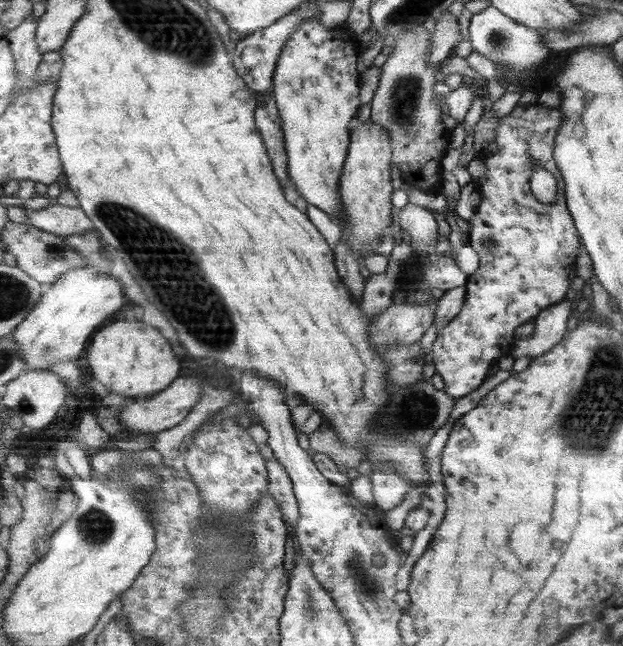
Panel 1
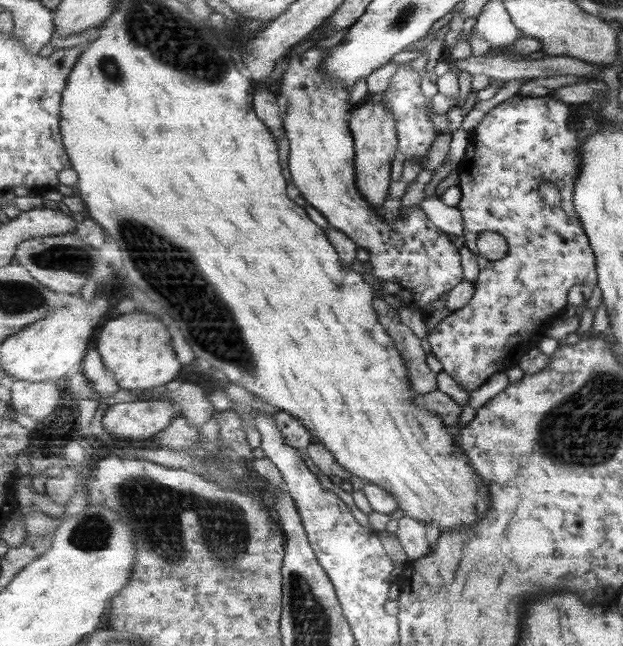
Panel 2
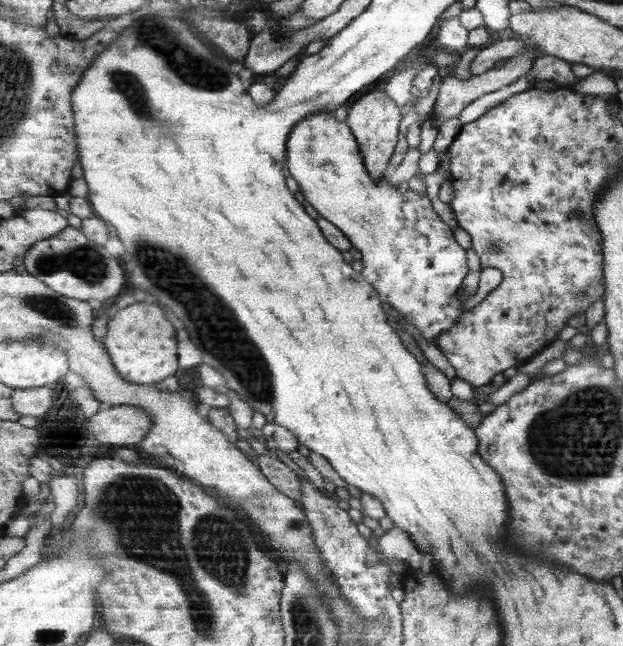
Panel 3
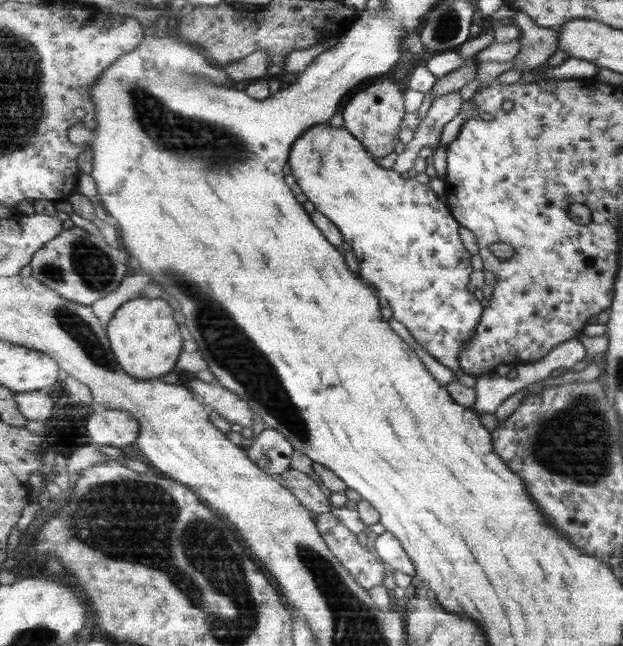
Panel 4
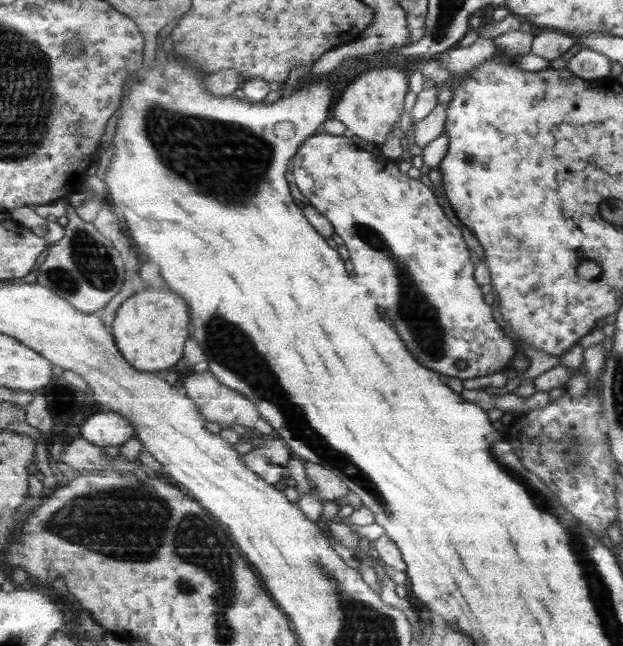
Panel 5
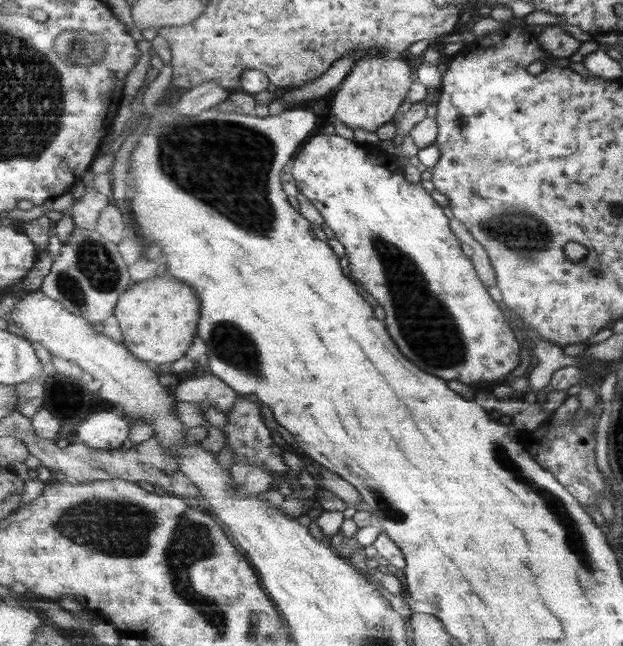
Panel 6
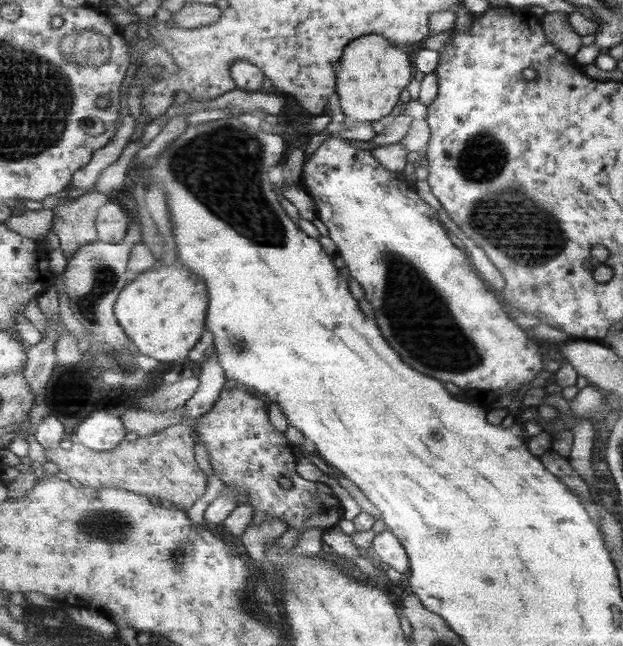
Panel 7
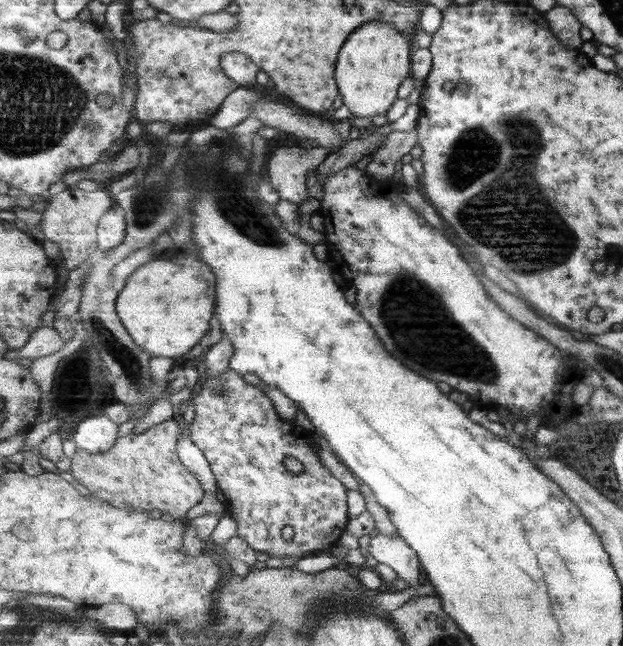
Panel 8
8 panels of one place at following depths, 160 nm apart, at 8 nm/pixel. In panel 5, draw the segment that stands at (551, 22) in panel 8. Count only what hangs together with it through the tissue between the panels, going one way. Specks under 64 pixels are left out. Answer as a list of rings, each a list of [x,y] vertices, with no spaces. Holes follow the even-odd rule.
[[[535,29],[531,53],[547,61],[561,59],[567,51],[575,46],[572,34],[559,34],[555,29]]]

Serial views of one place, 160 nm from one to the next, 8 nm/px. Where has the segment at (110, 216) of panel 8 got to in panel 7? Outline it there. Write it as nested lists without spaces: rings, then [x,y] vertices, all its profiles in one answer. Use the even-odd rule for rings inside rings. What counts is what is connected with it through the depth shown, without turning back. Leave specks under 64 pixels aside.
[[[109,201],[100,208],[96,220],[98,238],[103,242],[122,243],[128,233],[129,215],[125,208]]]

